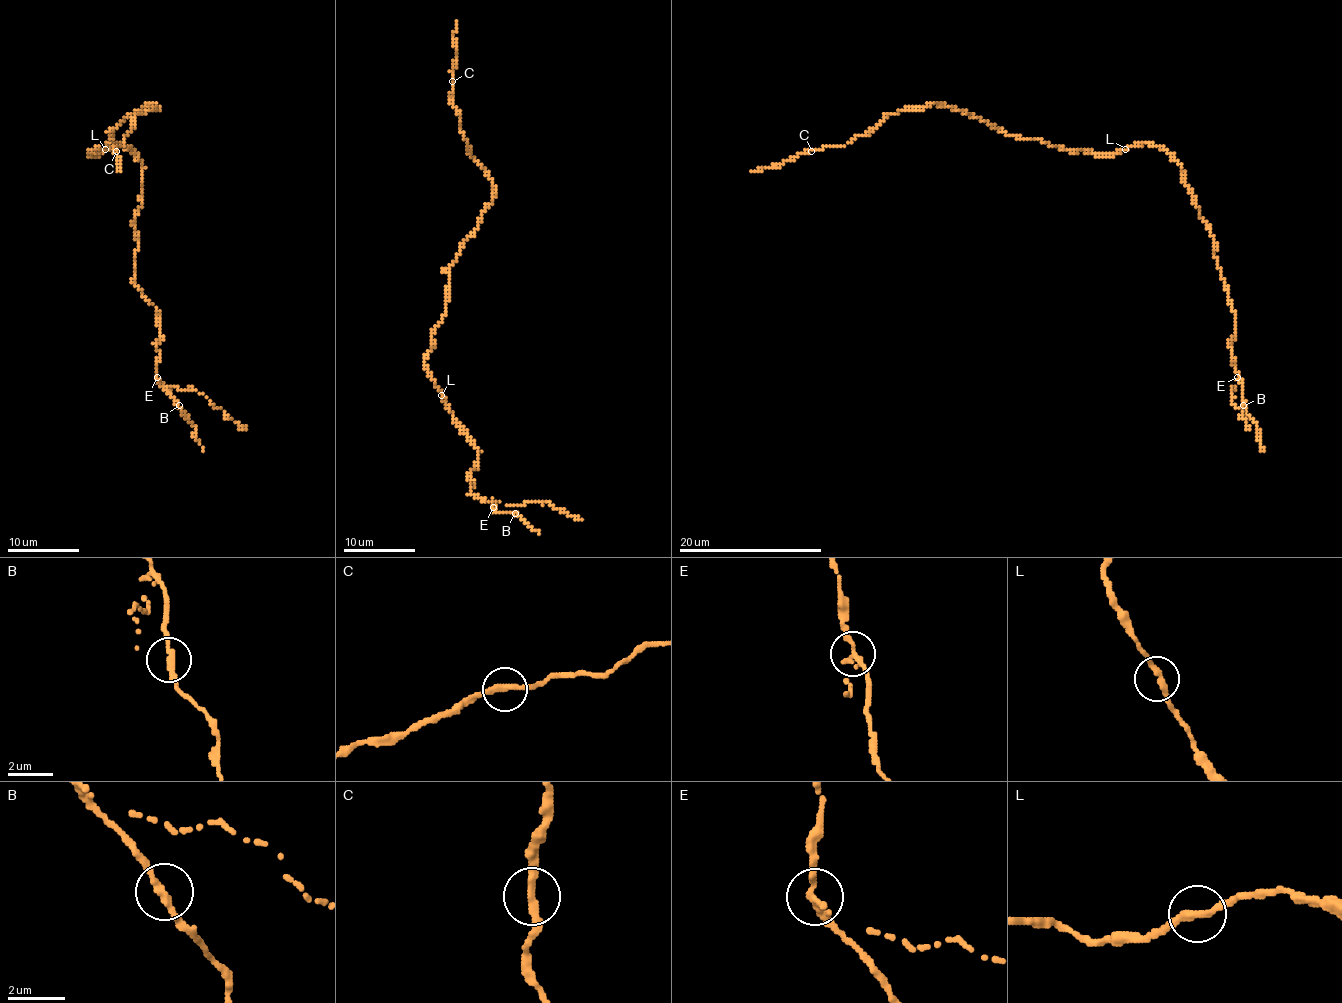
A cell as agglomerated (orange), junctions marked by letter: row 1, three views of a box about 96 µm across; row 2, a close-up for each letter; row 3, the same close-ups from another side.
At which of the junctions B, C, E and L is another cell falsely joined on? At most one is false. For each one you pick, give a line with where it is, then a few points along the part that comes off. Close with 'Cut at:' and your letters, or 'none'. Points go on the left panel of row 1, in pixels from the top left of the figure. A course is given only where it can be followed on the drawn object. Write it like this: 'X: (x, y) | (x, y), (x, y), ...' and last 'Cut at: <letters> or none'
E: (157, 377) | (157, 377), (170, 386), (193, 387), (204, 393), (247, 430)
Cut at: E

